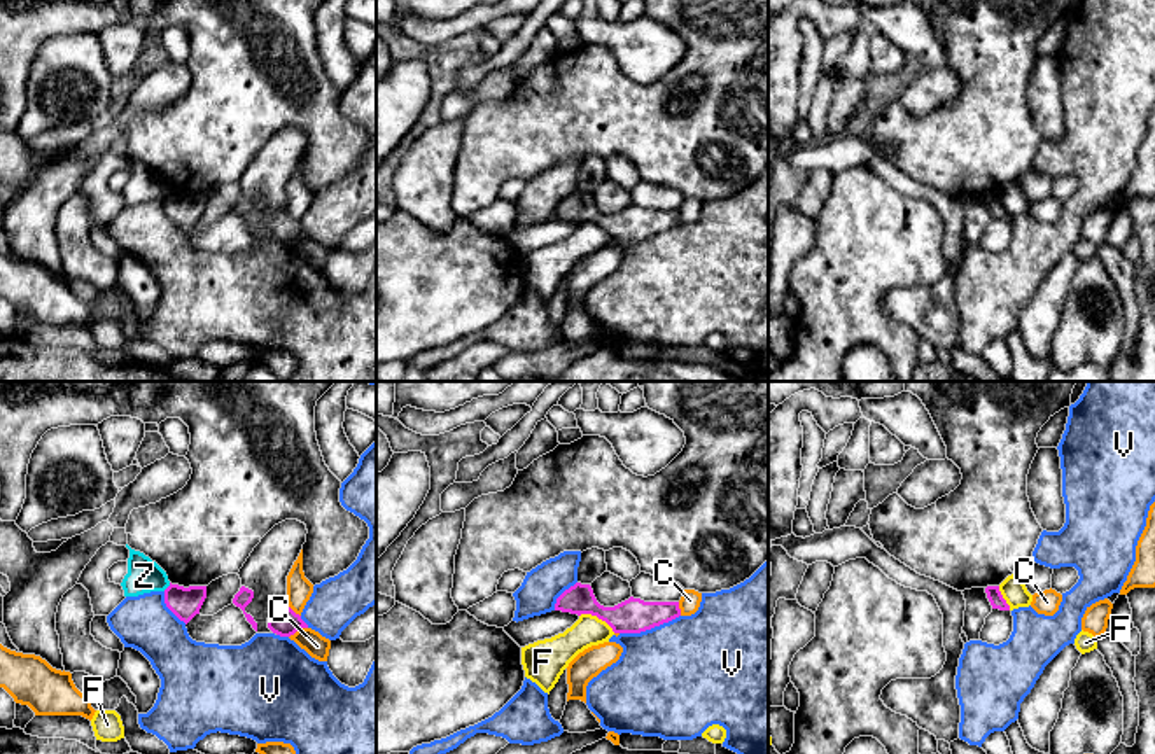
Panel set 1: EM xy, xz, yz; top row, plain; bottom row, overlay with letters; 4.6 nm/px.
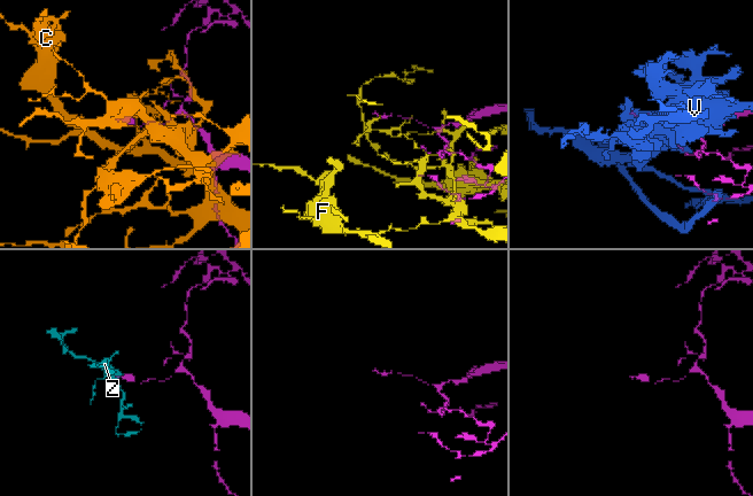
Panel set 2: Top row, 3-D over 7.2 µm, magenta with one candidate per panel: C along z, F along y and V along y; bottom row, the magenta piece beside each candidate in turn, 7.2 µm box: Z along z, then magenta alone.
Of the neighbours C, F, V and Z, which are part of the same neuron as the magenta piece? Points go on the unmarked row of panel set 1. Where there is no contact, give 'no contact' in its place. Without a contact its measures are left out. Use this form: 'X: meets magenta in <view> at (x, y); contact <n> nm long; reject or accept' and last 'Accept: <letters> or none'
C: meets magenta in xy at (298, 237); contact 100 nm long; reject
F: meets magenta in xz at (597, 224); contact 190 nm long; reject
V: meets magenta in xz at (650, 237); contact 300 nm long; reject
Z: meets magenta in xy at (168, 195); contact 50 nm long; reject
Accept: none

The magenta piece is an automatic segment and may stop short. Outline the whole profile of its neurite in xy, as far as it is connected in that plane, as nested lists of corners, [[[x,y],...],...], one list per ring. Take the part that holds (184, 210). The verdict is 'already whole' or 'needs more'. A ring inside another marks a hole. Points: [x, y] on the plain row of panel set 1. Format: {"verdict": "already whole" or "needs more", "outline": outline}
{"verdict": "already whole", "outline": [[[172,192],[164,198],[166,215],[186,233],[200,222],[200,217],[206,206],[206,194],[178,194]]]}

